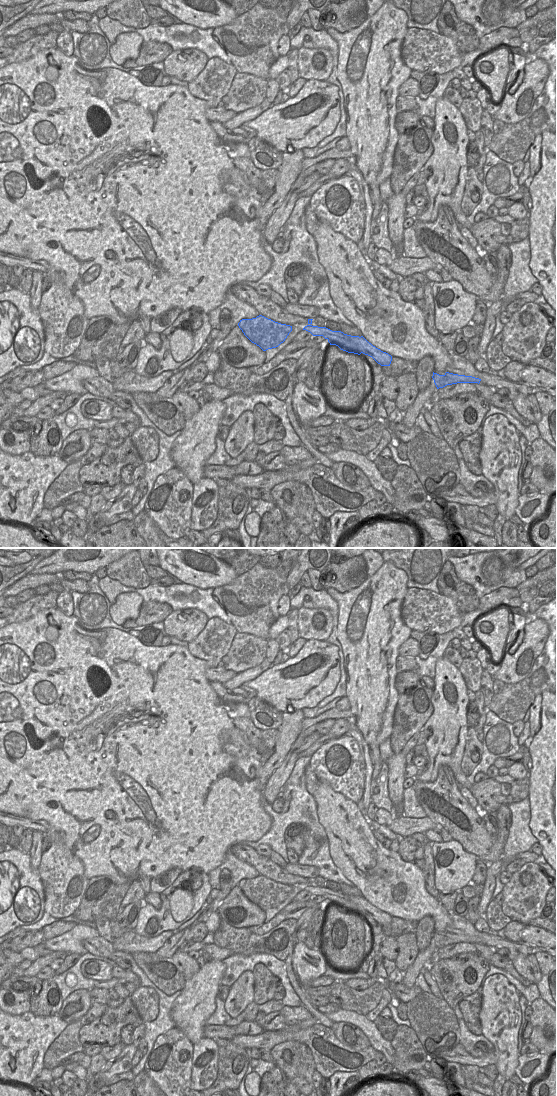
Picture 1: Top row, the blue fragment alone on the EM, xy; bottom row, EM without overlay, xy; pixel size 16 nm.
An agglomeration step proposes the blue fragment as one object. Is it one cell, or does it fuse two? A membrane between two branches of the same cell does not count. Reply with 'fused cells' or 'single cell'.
fused cells

